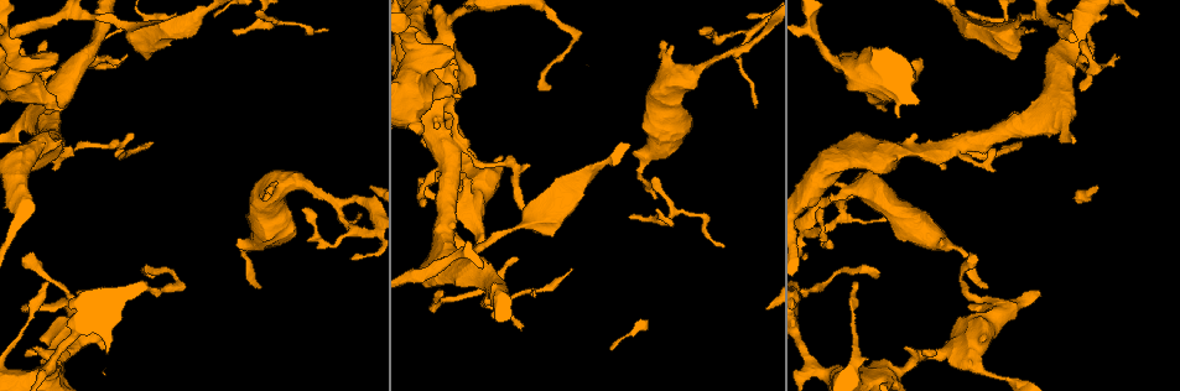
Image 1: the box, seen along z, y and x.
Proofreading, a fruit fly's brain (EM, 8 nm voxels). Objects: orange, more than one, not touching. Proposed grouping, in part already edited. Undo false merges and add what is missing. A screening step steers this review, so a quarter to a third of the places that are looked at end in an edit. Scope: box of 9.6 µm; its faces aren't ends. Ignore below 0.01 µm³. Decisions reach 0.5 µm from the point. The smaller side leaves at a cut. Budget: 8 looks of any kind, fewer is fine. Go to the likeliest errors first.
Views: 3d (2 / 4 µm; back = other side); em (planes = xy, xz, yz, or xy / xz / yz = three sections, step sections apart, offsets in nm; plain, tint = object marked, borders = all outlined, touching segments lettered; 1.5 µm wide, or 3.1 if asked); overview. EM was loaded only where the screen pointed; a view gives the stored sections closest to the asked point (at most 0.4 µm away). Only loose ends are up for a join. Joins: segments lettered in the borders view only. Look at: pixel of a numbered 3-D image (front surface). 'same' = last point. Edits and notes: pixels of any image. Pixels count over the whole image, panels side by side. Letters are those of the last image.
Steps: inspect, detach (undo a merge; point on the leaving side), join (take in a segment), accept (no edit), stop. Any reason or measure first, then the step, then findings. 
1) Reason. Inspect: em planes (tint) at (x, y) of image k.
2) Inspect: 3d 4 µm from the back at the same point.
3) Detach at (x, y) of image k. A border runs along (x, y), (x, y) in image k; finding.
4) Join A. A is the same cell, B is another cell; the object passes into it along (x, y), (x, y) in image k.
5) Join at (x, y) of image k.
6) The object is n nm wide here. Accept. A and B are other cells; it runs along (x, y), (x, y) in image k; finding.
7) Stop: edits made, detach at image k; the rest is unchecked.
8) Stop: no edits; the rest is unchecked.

Inspect: 3d 2 µm at (629, 217) of image 1.

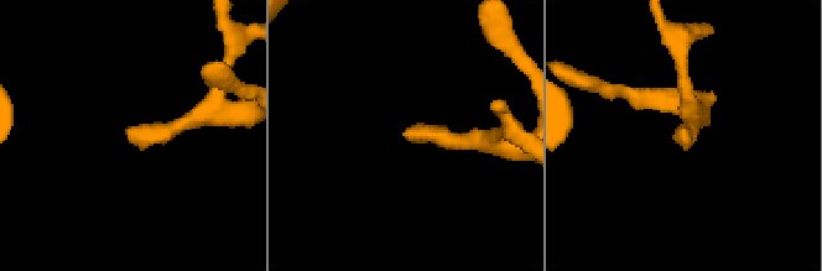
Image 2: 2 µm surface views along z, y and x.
Now the EM. Inspect: em planes (borders) at (686, 127) of image 2.

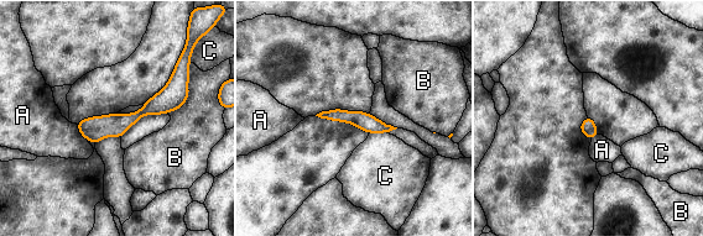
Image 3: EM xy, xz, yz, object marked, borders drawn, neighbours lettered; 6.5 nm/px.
The object is 120 nm wide here. Accept. A, B and C are other cells; a border runs along (369, 132), (386, 134) in image 3; none of them fits.

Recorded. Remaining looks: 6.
An open end. Inspect: em planes (plain) at (757, 108) of image 1.

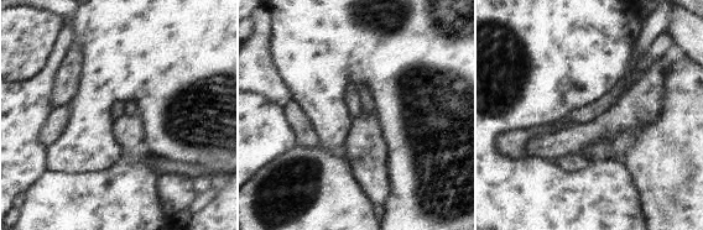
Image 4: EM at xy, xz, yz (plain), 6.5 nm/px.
Inspect: em planes (borders) at the same point.

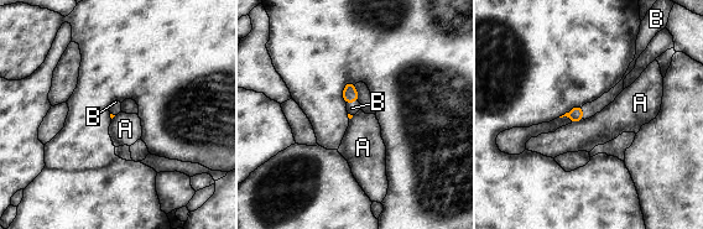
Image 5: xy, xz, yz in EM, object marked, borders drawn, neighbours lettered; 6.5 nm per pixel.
Join B. B is the same cell, A is another cell; the object passes into it along (349, 94), (350, 102), (352, 108) in image 5; it goes on there.

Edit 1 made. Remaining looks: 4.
Stop: edits made, join at image 5; the rest is unchecked.

